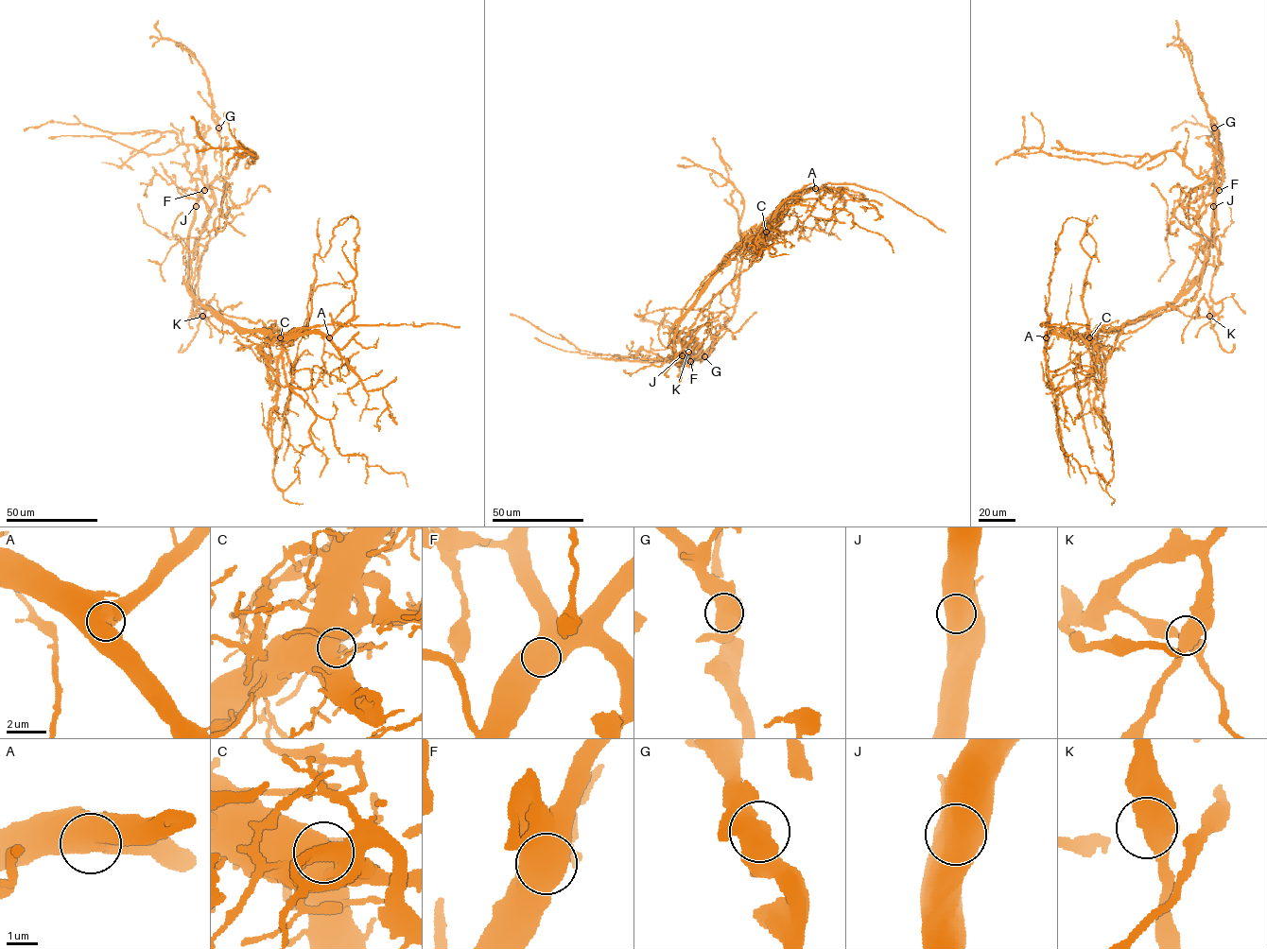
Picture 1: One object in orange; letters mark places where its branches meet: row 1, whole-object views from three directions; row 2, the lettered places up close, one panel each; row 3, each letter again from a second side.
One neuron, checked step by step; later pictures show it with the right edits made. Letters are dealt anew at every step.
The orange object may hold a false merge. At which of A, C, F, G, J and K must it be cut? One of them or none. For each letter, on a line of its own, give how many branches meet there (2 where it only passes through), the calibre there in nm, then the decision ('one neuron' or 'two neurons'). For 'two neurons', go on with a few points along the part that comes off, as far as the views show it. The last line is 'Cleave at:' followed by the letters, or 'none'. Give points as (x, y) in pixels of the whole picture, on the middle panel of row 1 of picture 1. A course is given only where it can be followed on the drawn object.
A: 2 | 800 nm | one neuron
C: 2 | 600 nm | one neuron
F: 2 | 900 nm | one neuron
G: 2 | 750 nm | one neuron
J: 2 | 850 nm | one neuron
K: 2 | 650 nm | one neuron
Cleave at: none

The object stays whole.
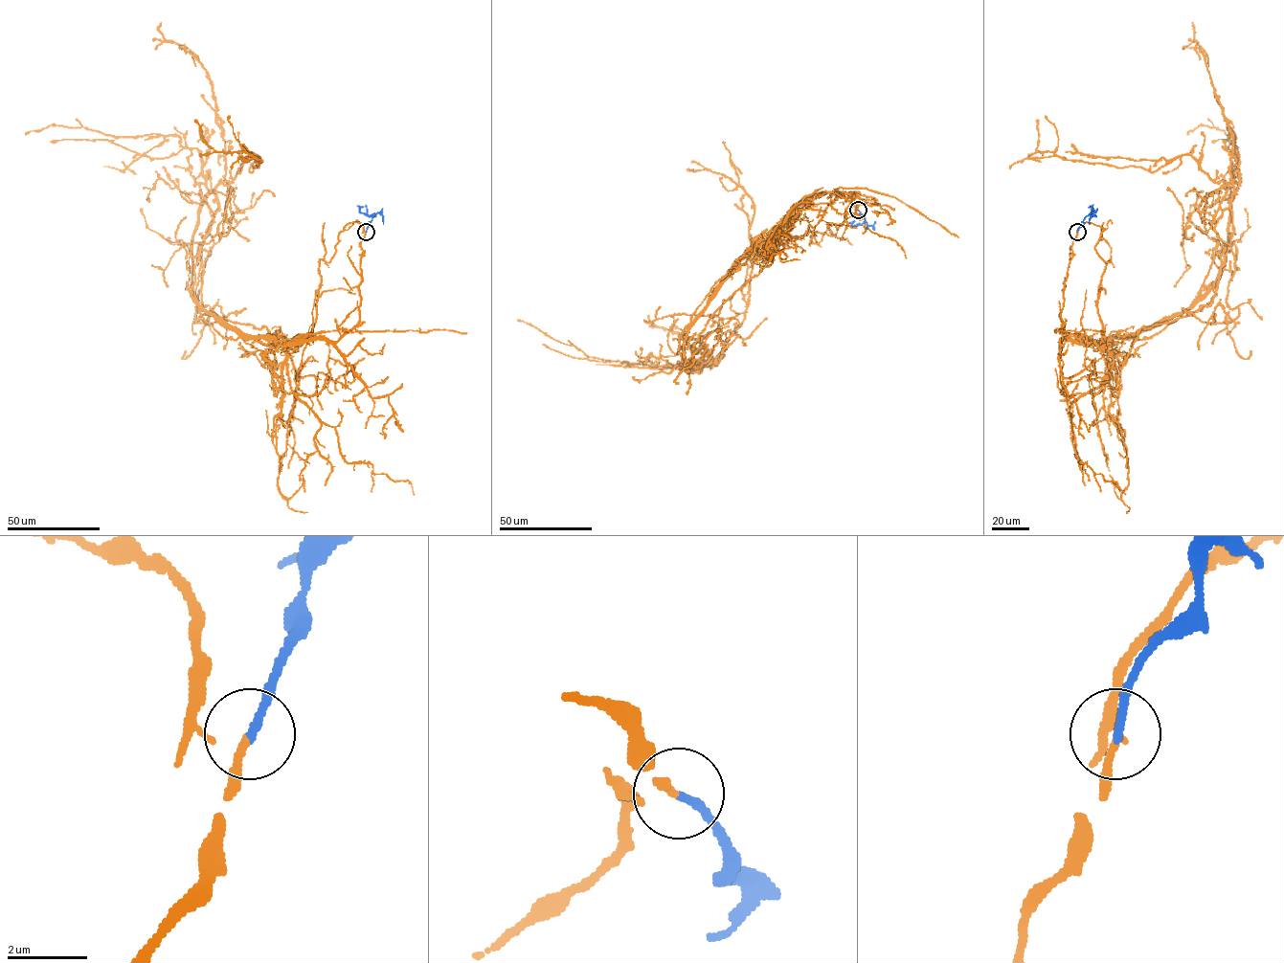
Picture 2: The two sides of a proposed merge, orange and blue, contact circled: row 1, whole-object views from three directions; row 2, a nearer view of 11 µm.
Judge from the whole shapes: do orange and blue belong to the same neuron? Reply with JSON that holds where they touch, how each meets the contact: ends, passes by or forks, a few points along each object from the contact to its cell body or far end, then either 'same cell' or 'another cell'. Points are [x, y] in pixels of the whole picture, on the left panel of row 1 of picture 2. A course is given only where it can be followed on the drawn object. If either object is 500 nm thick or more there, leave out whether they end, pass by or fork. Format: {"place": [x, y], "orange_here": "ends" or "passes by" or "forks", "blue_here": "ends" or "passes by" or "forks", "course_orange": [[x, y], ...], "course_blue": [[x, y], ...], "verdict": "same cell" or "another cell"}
{"place": [366, 232], "orange_here": "passes by", "blue_here": "ends", "course_orange": [[365, 232], [359, 323], [336, 341], [251, 338], [208, 313], [199, 207], [261, 160], [215, 151], [194, 119]], "course_blue": [[366, 232], [372, 214], [361, 213], [362, 207]], "verdict": "same cell"}

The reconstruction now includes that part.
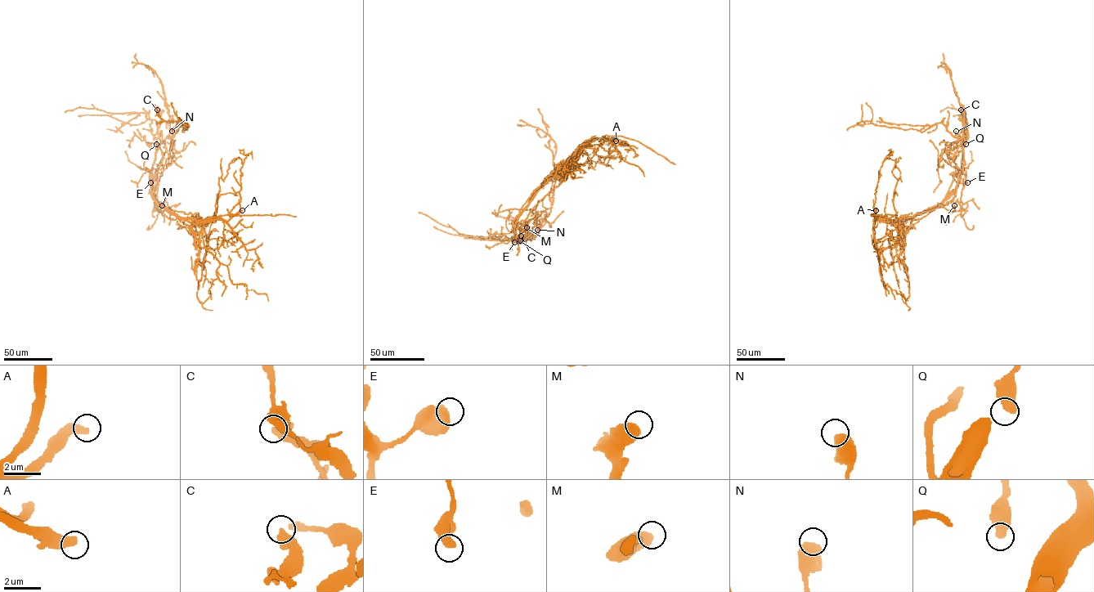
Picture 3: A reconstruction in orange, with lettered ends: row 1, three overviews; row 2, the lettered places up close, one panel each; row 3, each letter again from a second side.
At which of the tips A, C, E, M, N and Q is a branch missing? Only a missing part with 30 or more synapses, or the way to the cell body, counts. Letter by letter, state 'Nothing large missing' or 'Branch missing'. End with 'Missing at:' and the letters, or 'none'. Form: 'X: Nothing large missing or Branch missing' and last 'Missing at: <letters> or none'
A: Branch missing
C: Nothing large missing
E: Nothing large missing
M: Nothing large missing
N: Nothing large missing
Q: Nothing large missing
Missing at: A

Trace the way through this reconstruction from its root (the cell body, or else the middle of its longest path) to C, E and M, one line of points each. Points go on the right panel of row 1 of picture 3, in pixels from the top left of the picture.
C: (951, 194), (959, 179), (961, 150), (967, 138), (965, 114), (961, 109)
E: (951, 194), (959, 179), (959, 174), (957, 173), (954, 177), (957, 181), (967, 182)
M: (951, 194), (962, 150), (961, 201), (967, 207), (954, 205)

